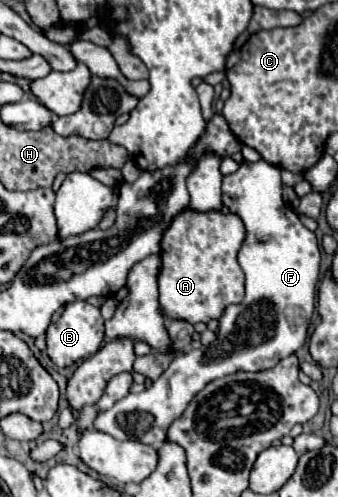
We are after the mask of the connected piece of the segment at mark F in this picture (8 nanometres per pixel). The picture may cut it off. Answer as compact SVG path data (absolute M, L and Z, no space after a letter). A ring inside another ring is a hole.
M265 160L259 162L243 162L241 168L235 174L229 174L223 178L223 204L241 220L247 228L247 240L243 242L239 250L239 266L245 272L245 298L241 304L233 304L225 308L225 314L219 320L217 340L211 346L203 346L199 350L187 350L179 352L179 356L173 358L169 368L143 392L139 394L127 394L123 400L119 400L111 410L105 410L95 418L95 428L111 434L117 440L139 440L143 444L159 448L165 442L165 434L169 424L179 418L187 404L193 400L193 396L205 388L215 378L233 374L233 372L259 372L273 368L281 358L295 354L307 340L307 328L315 306L315 286L319 280L319 262L321 252L317 238L311 230L307 230L301 220L297 218L295 210L285 206L281 198L281 176L279 168L273 164L267 164Z

